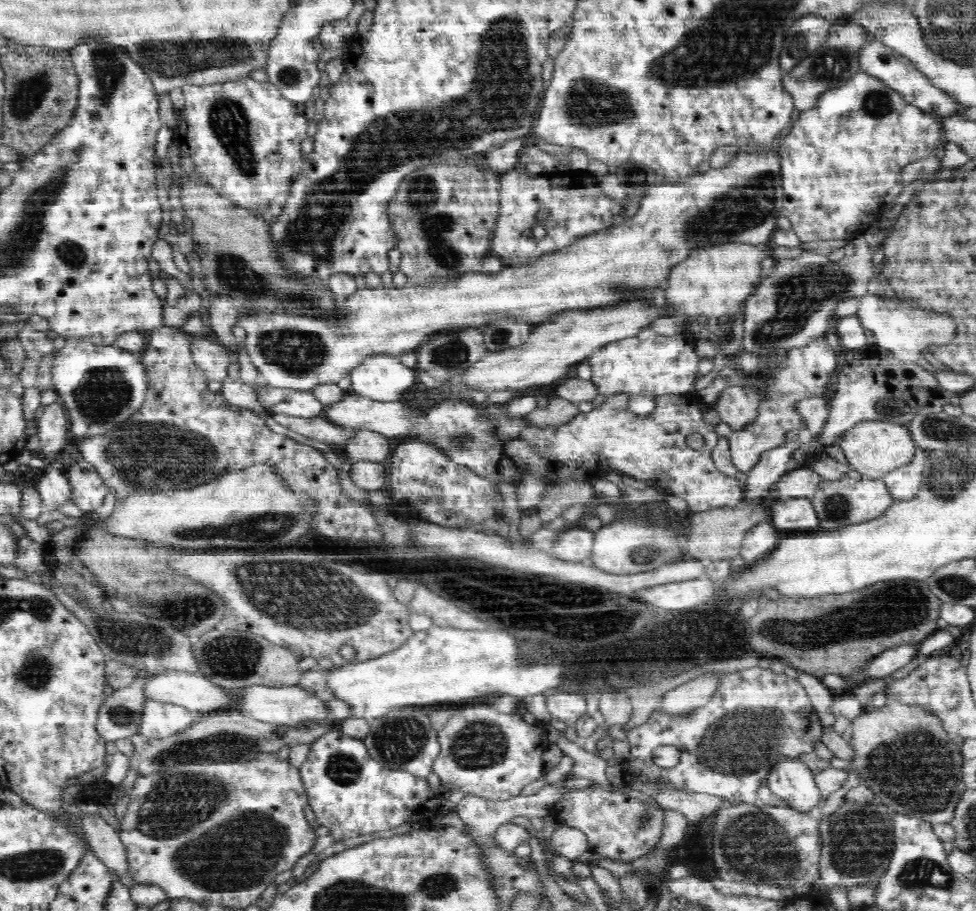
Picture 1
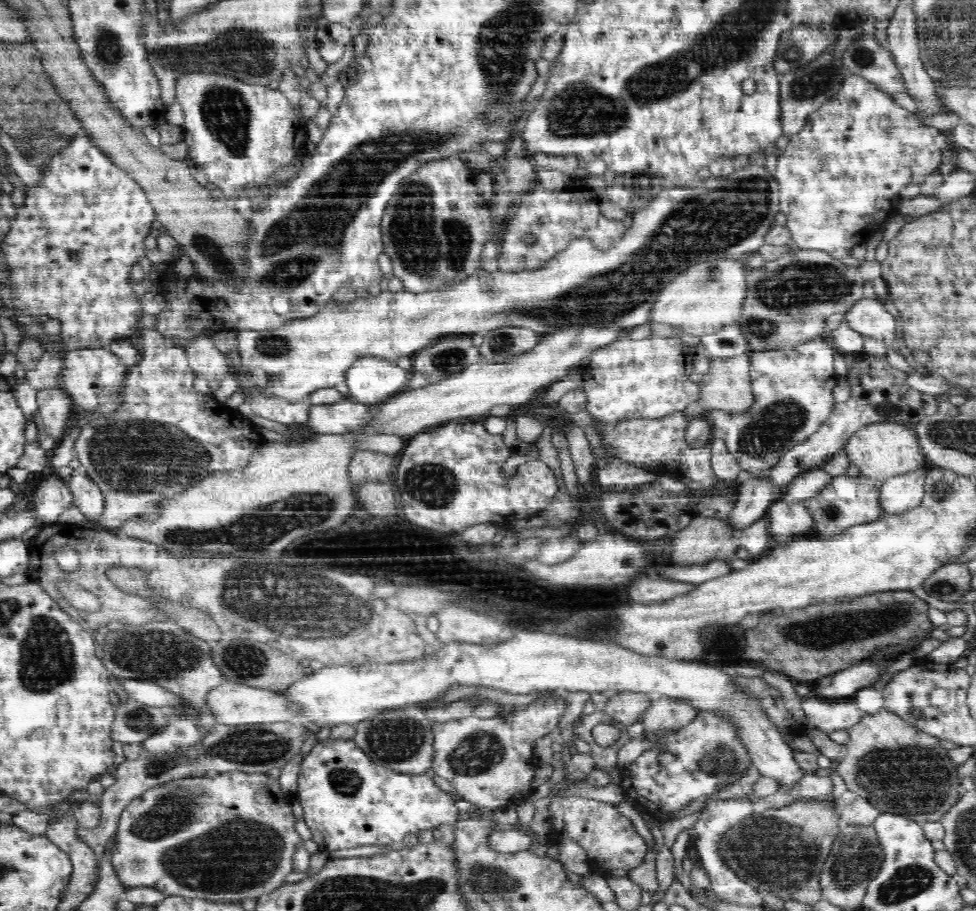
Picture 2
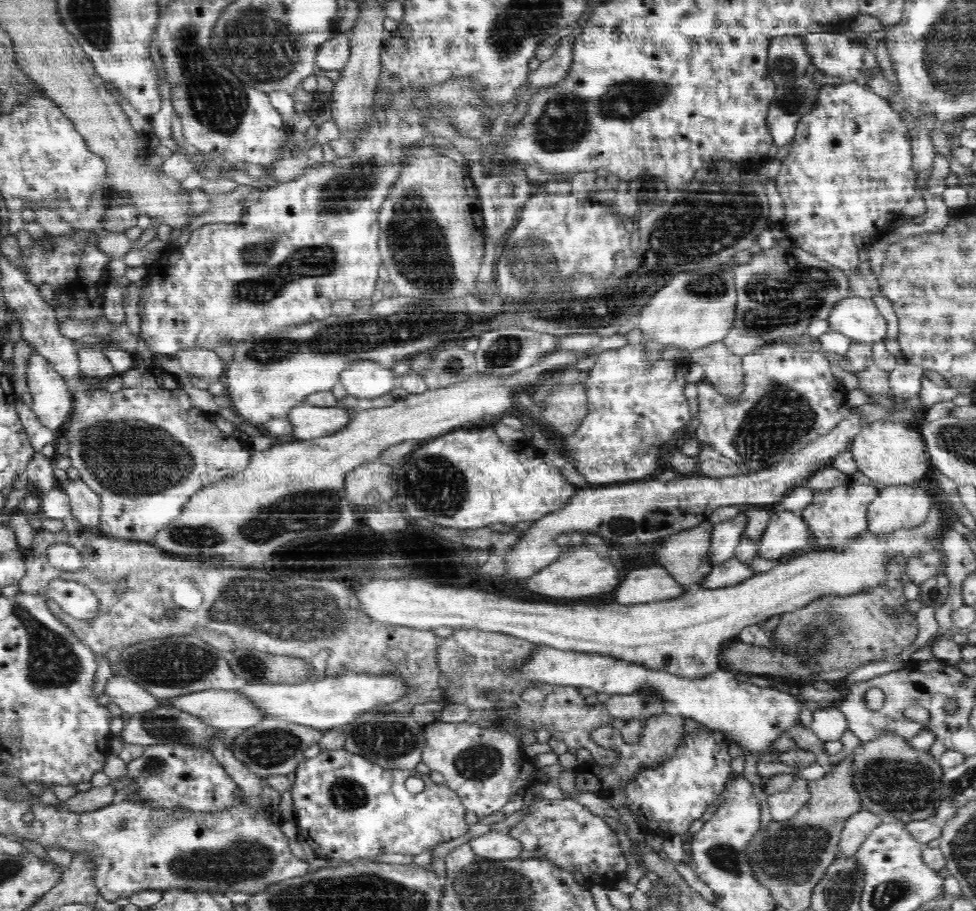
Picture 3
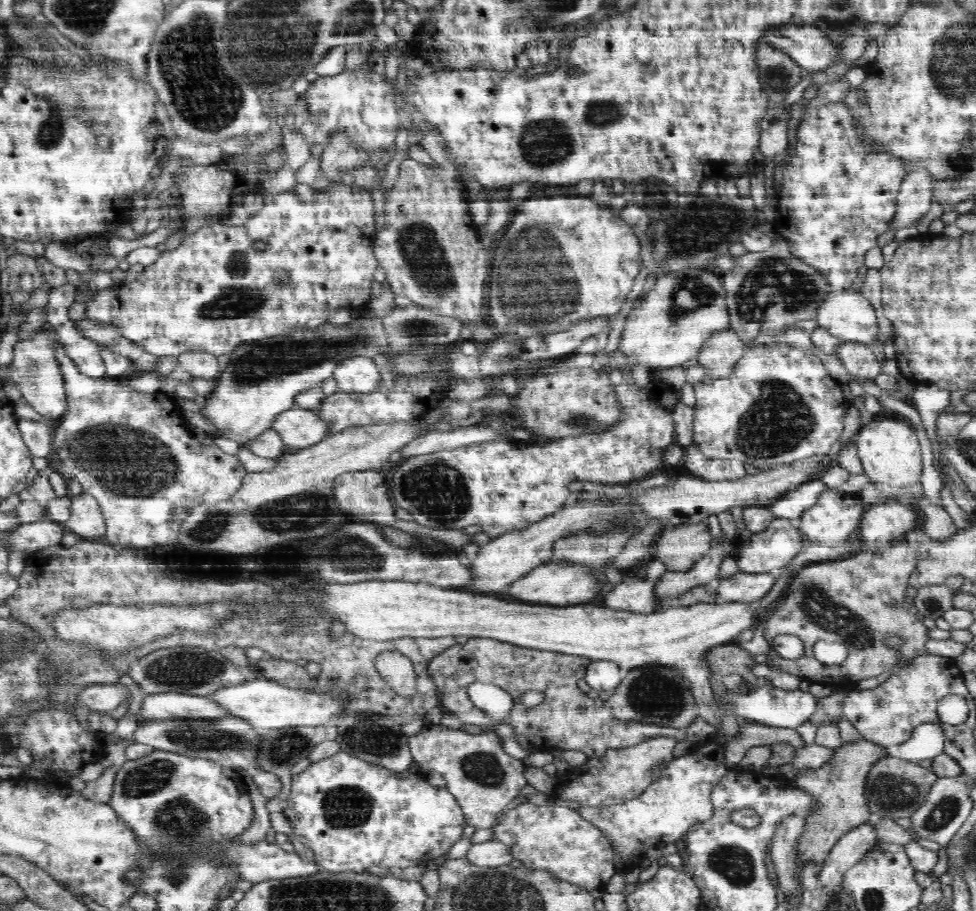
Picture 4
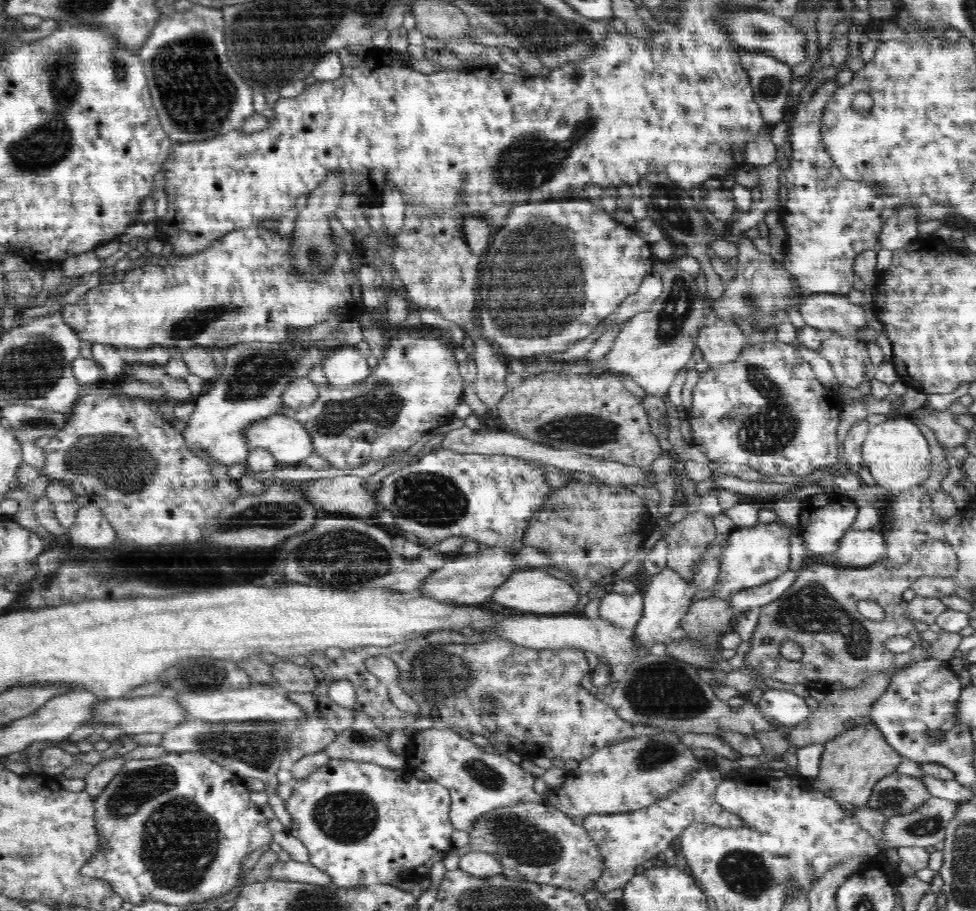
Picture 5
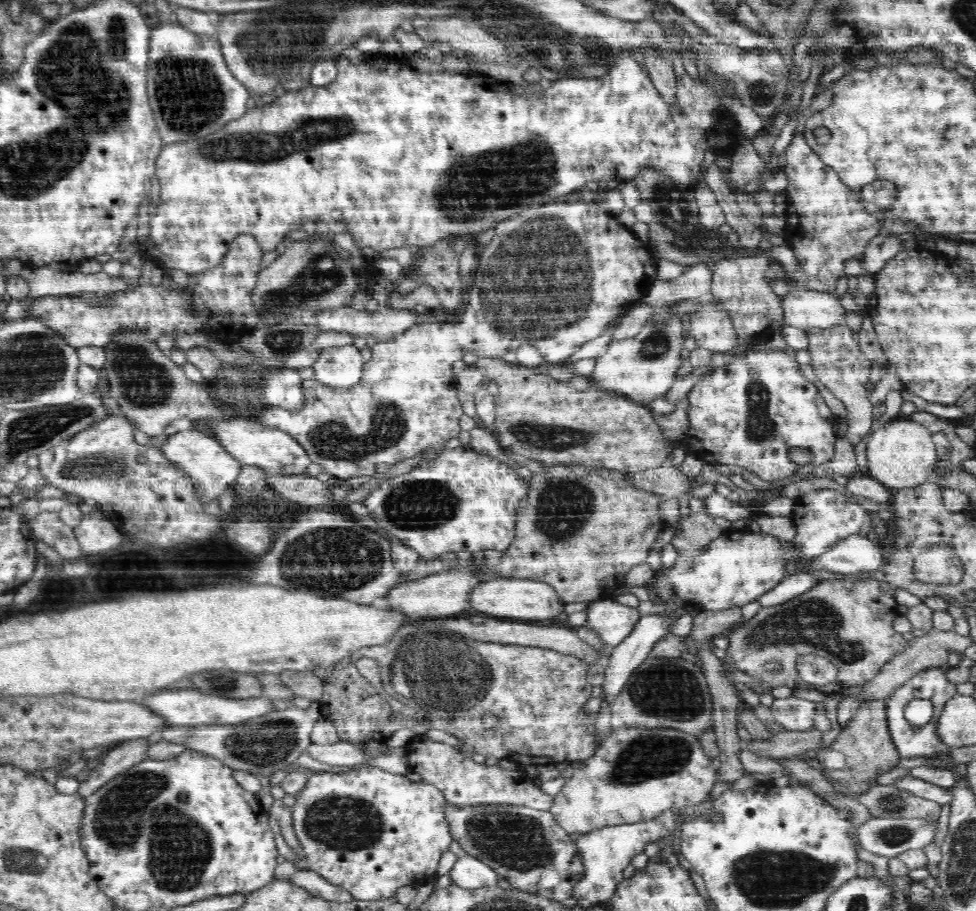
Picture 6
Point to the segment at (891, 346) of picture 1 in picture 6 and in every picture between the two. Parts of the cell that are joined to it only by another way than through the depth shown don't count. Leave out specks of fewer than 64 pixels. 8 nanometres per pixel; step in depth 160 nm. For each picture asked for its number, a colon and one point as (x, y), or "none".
2: (868, 316)
3: (859, 319)
4: (847, 315)
5: (834, 313)
6: (803, 309)

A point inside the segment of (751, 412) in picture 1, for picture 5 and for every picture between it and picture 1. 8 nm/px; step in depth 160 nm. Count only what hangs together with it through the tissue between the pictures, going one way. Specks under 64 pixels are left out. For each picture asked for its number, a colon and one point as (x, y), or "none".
2: (727, 386)
3: (722, 368)
4: (719, 353)
5: (722, 342)

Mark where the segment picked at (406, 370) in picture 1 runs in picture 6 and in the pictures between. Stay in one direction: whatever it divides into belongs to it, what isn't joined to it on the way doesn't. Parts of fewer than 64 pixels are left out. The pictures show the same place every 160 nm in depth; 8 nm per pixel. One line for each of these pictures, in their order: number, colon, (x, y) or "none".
2: (372, 380)
3: (362, 379)
4: (359, 374)
5: (344, 367)
6: (337, 367)

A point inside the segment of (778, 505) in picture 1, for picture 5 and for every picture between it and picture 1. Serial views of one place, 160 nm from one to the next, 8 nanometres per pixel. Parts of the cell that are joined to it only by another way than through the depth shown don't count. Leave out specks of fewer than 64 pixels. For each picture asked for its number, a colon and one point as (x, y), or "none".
2: (787, 521)
3: (787, 534)
4: (772, 548)
5: (750, 557)

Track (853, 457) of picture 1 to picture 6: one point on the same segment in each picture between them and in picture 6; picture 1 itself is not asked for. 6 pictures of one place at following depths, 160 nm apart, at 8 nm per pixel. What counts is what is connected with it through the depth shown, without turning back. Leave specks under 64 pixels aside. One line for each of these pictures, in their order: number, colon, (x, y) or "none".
2: (881, 450)
3: (889, 452)
4: (889, 450)
5: (896, 452)
6: (901, 454)

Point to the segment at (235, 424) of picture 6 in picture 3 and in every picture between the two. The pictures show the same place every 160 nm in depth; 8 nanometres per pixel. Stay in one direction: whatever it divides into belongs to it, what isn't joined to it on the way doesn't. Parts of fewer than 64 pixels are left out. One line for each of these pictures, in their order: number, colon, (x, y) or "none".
3: (308, 422)
4: (298, 428)
5: (284, 438)

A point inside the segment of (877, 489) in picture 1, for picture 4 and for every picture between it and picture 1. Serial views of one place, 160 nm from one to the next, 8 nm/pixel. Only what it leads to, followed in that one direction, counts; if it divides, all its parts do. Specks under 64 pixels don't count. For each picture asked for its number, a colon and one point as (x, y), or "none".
2: (847, 501)
3: (840, 512)
4: (836, 515)

